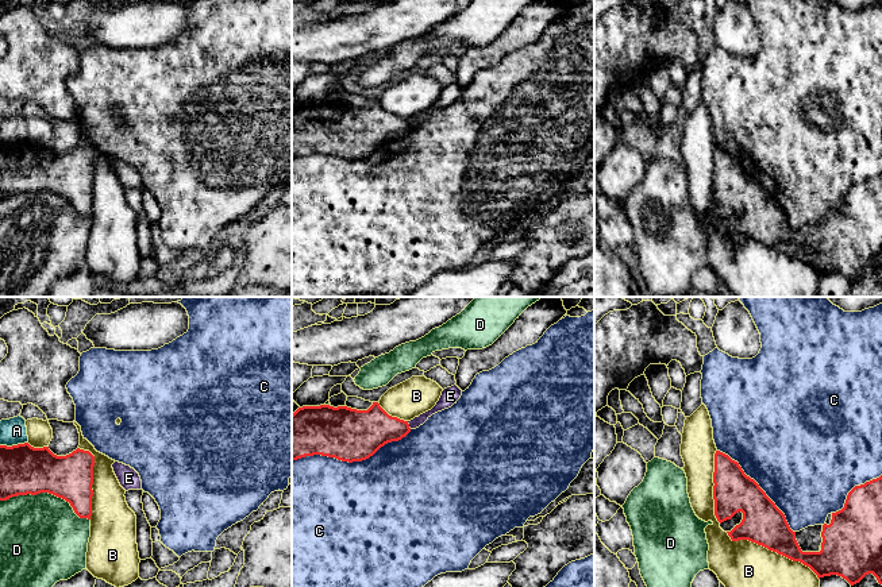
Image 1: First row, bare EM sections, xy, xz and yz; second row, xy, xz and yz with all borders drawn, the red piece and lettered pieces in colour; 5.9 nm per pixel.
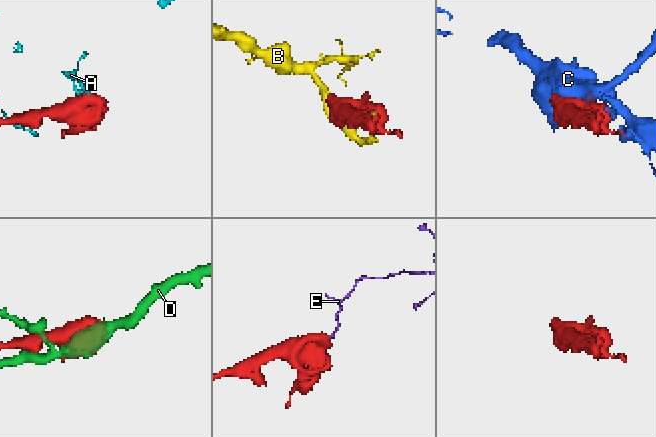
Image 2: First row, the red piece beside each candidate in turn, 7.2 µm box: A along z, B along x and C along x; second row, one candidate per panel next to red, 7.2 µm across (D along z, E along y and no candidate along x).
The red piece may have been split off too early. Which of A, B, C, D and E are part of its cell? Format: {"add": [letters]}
{"add": []}

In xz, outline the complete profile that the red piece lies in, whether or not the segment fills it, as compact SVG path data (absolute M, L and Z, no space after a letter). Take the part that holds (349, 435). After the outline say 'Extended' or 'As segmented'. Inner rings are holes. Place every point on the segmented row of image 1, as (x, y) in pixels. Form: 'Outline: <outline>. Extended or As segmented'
Outline: M378 402L367 410L303 406L292 414L292 462L313 455L362 462L409 432L408 421L389 416Z. As segmented

